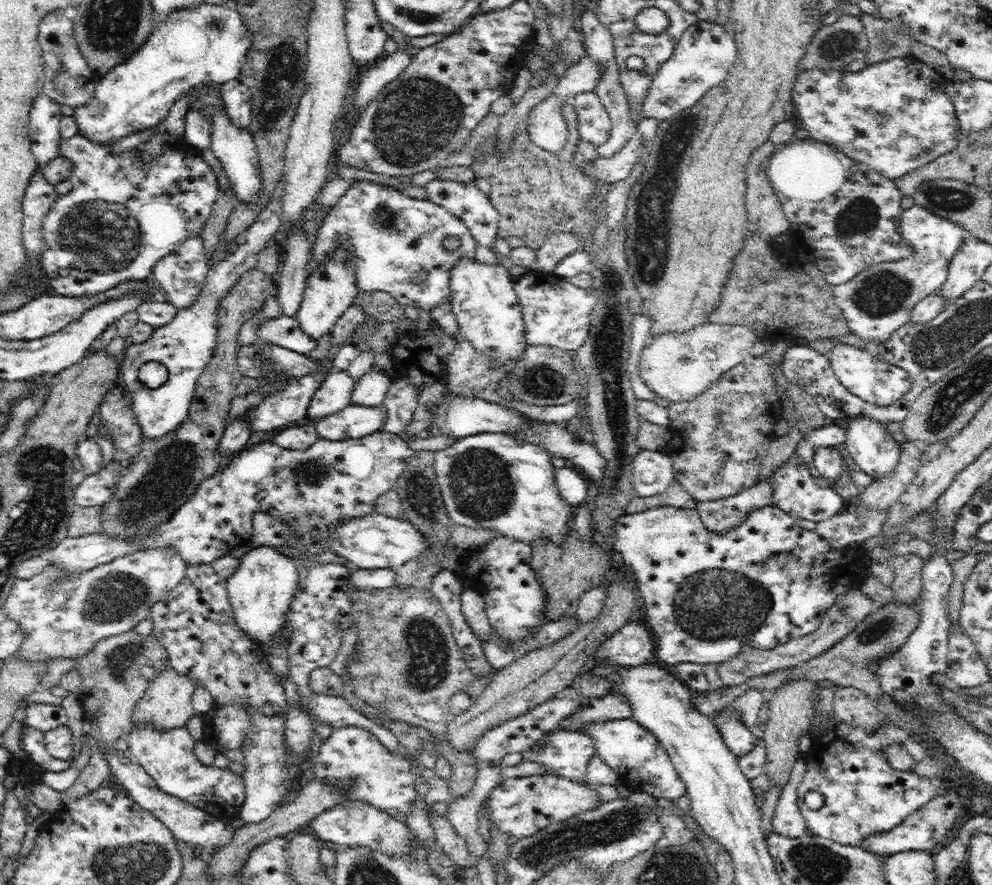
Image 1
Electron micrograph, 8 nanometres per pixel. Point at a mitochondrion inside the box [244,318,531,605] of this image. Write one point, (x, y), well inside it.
(481, 485)

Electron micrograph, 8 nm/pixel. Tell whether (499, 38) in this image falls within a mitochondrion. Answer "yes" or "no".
no

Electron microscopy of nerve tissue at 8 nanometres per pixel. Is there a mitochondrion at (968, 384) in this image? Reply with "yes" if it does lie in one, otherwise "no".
yes

